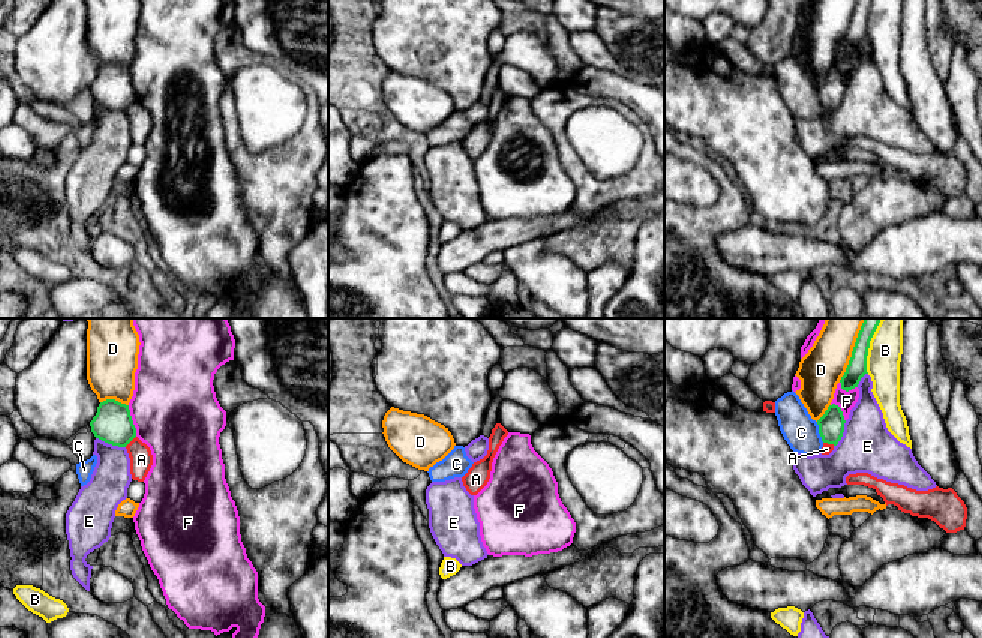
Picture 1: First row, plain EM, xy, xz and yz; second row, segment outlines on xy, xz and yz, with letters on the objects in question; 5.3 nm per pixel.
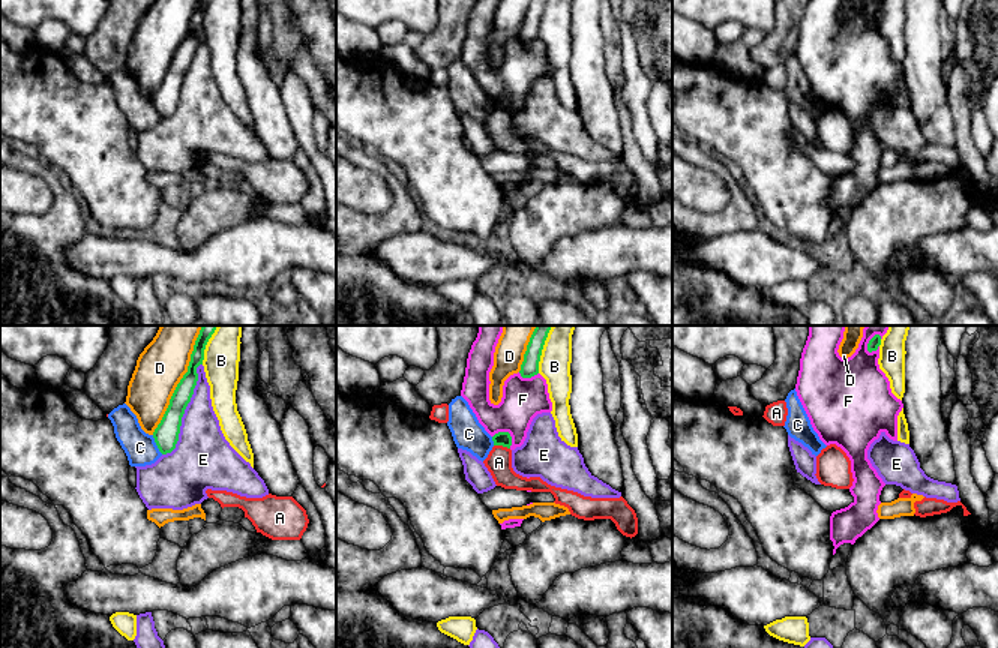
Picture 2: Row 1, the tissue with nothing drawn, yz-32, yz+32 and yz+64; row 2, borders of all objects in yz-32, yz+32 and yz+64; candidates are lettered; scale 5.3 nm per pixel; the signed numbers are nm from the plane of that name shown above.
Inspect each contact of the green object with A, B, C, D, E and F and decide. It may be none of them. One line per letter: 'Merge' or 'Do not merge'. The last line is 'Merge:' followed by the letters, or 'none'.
A: Do not merge
B: Do not merge
C: Do not merge
D: Do not merge
E: Do not merge
F: Do not merge
Merge: none

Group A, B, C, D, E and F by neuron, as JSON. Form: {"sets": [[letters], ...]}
{"sets": [["A"], ["B"], ["C"], ["D"], ["E"], ["F"]]}

